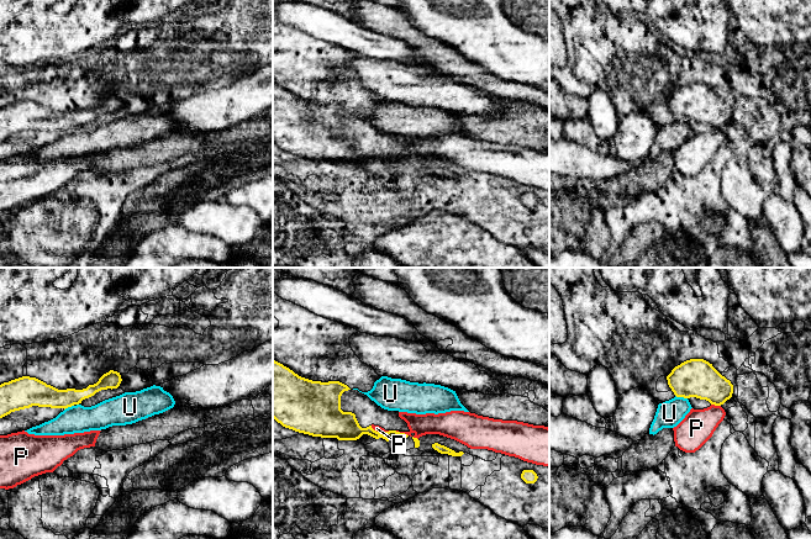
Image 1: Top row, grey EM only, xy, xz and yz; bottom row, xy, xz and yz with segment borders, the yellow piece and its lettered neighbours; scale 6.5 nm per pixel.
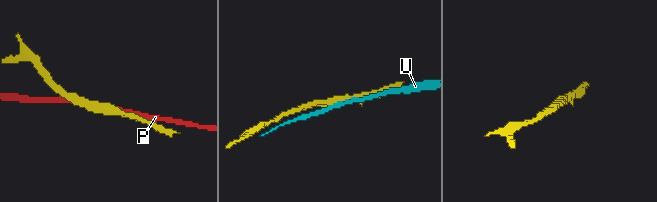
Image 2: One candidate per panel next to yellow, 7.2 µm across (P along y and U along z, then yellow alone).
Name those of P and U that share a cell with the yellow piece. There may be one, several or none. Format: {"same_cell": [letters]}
{"same_cell": []}

